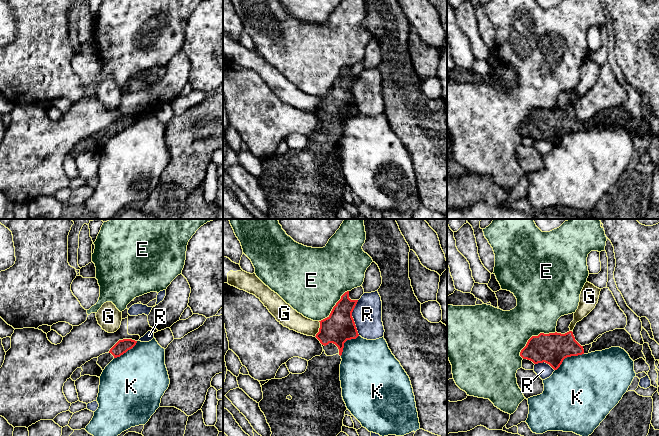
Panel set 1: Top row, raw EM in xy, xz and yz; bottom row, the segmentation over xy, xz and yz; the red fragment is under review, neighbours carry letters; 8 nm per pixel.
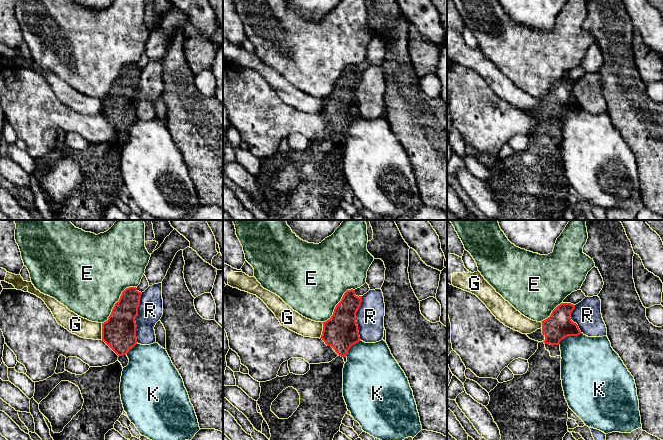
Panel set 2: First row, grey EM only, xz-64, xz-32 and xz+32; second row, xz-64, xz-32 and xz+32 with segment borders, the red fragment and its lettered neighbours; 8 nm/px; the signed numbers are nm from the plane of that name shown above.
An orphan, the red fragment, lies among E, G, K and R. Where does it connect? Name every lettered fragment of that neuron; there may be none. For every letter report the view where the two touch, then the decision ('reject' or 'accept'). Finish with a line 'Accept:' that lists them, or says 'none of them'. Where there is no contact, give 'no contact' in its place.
E: yz | reject
G: xz | reject
K: yz | reject
R: xz | reject
Accept: none of them

